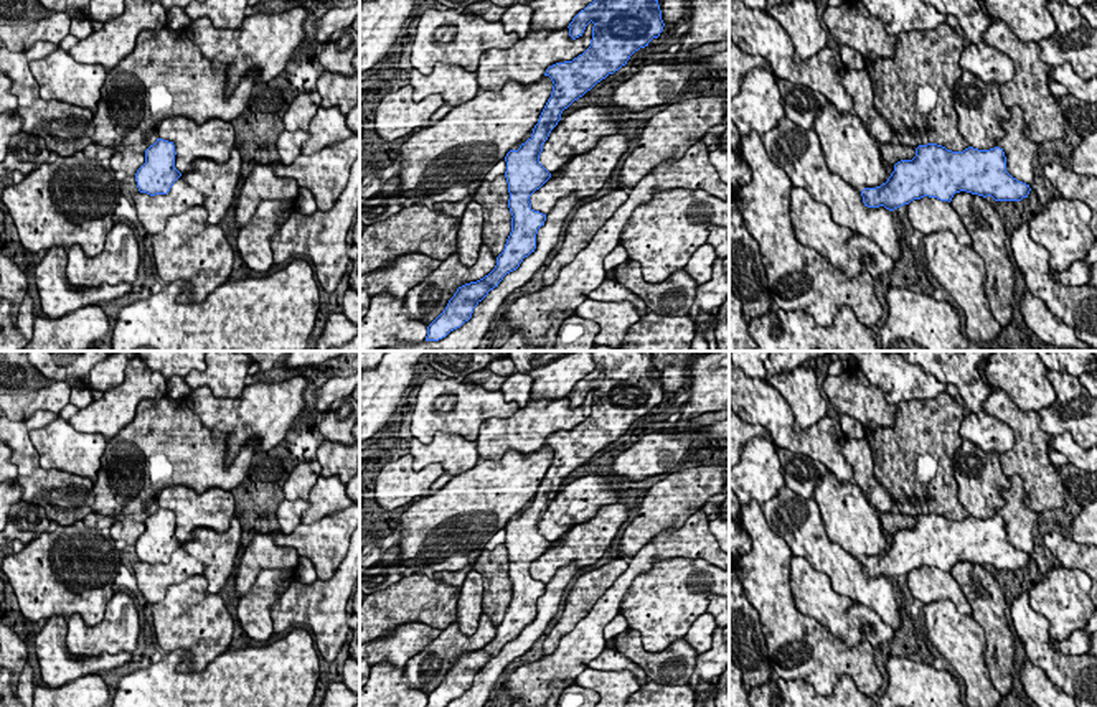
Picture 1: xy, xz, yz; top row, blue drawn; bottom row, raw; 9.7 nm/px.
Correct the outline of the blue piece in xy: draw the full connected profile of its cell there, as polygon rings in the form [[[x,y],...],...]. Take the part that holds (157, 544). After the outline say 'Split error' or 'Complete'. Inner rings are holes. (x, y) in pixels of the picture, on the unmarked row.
[[[157,508],[157,511],[145,519],[145,532],[135,542],[140,562],[155,565],[170,560],[173,552],[181,545],[175,537],[175,524],[173,511],[163,508]]]. Complete

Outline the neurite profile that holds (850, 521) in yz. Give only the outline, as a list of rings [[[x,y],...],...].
[[[822,476],[813,491],[828,539],[855,559],[876,557],[887,550],[884,529],[856,483]]]

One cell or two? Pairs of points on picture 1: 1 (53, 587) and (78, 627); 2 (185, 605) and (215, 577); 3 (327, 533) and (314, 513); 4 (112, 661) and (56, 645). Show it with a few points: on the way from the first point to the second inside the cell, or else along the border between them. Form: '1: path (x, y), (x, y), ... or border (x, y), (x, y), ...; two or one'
1: border (108, 600), (93, 625), (68, 618); two
2: border (203, 574), (207, 590), (218, 594); two
3: border (342, 510), (310, 523), (302, 523); two
4: path (98, 664), (70, 664), (65, 660); one

